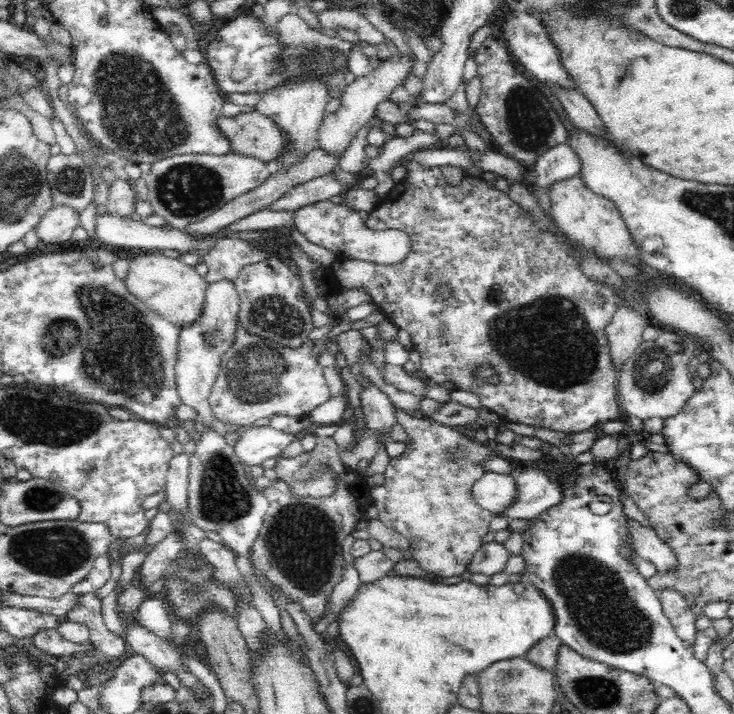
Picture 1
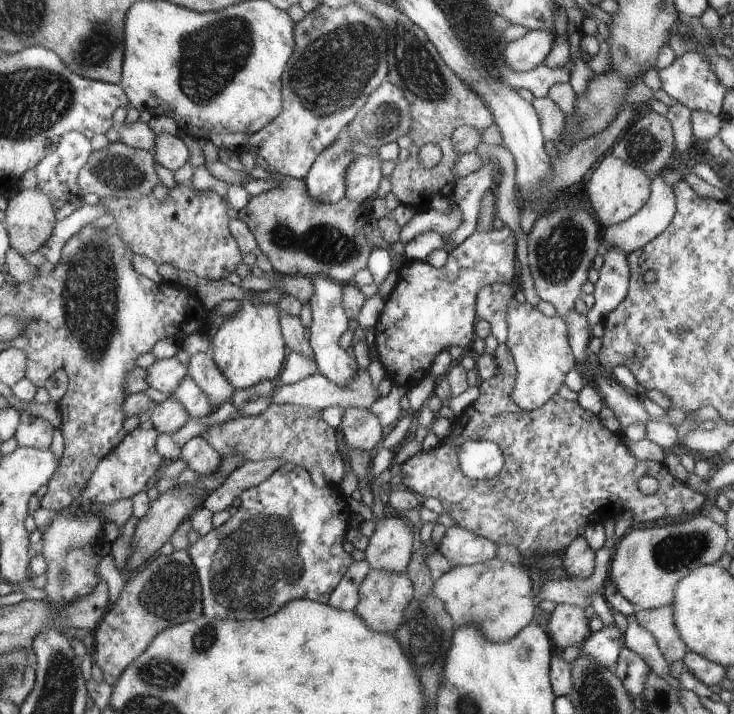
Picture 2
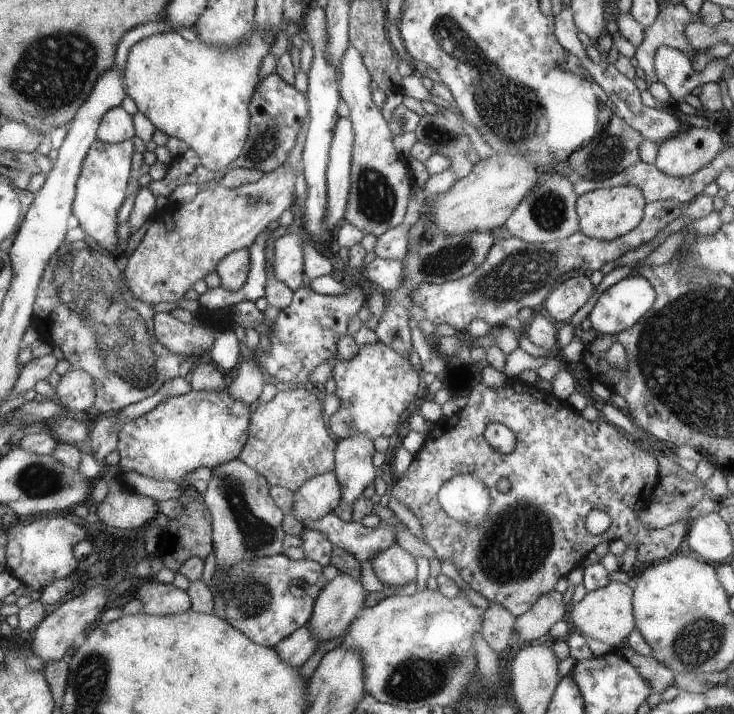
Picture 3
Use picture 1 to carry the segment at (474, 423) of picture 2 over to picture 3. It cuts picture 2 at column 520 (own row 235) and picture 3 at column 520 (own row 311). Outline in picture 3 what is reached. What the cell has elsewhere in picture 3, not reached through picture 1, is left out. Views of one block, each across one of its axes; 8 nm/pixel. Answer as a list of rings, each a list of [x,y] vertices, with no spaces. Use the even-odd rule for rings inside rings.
[[[519,378],[510,379],[502,388],[498,388],[498,390],[496,390],[496,388],[488,388],[486,384],[480,382],[476,384],[470,392],[466,392],[465,396],[468,399],[466,406],[457,411],[453,416],[446,417],[444,415],[442,418],[436,417],[433,427],[425,436],[425,441],[421,449],[415,453],[412,464],[408,466],[408,470],[406,470],[404,474],[400,474],[398,477],[396,485],[392,488],[391,496],[408,508],[419,520],[423,532],[422,540],[433,548],[436,558],[438,558],[441,563],[446,560],[451,560],[467,586],[476,590],[478,594],[482,594],[490,603],[498,604],[498,606],[506,608],[506,610],[509,610],[510,614],[515,617],[524,614],[524,612],[528,612],[543,594],[554,591],[556,582],[558,582],[562,576],[566,576],[570,570],[574,570],[578,564],[582,564],[586,556],[601,542],[611,542],[620,538],[620,540],[623,540],[627,545],[634,544],[634,547],[636,546],[638,567],[664,560],[664,558],[668,558],[672,554],[674,555],[676,550],[680,548],[680,544],[682,544],[682,540],[686,538],[688,532],[687,521],[677,521],[670,526],[666,526],[666,528],[655,529],[646,526],[646,524],[642,524],[642,522],[638,520],[640,510],[648,508],[650,500],[653,500],[654,495],[652,494],[652,490],[654,490],[654,486],[658,484],[658,462],[654,460],[654,456],[652,456],[652,451],[650,449],[645,448],[642,450],[642,448],[638,448],[638,446],[634,444],[634,440],[630,442],[630,440],[626,438],[626,432],[622,434],[620,430],[616,430],[614,425],[610,425],[602,420],[596,419],[595,421],[588,421],[584,419],[580,413],[576,412],[571,406],[568,406],[567,401],[559,399],[553,392],[541,390],[536,385],[525,383],[524,381],[519,380]],[[488,423],[502,423],[504,426],[507,426],[510,430],[514,431],[517,438],[514,452],[510,452],[510,454],[500,454],[491,448],[482,437],[482,432],[487,428]],[[458,474],[476,476],[478,480],[484,482],[484,486],[490,491],[490,498],[493,498],[493,501],[491,502],[490,514],[486,520],[485,528],[481,528],[480,526],[470,528],[470,526],[466,526],[466,524],[462,524],[462,522],[458,522],[458,520],[454,520],[454,518],[448,516],[448,514],[444,512],[442,506],[440,506],[438,491],[448,482],[448,480],[450,480],[450,478],[454,478],[454,476],[458,476]],[[502,478],[506,478],[511,484],[508,492],[499,492],[497,489],[498,483]],[[592,510],[601,510],[610,516],[611,525],[606,532],[599,535],[593,535],[586,530],[586,516],[588,516]]]

